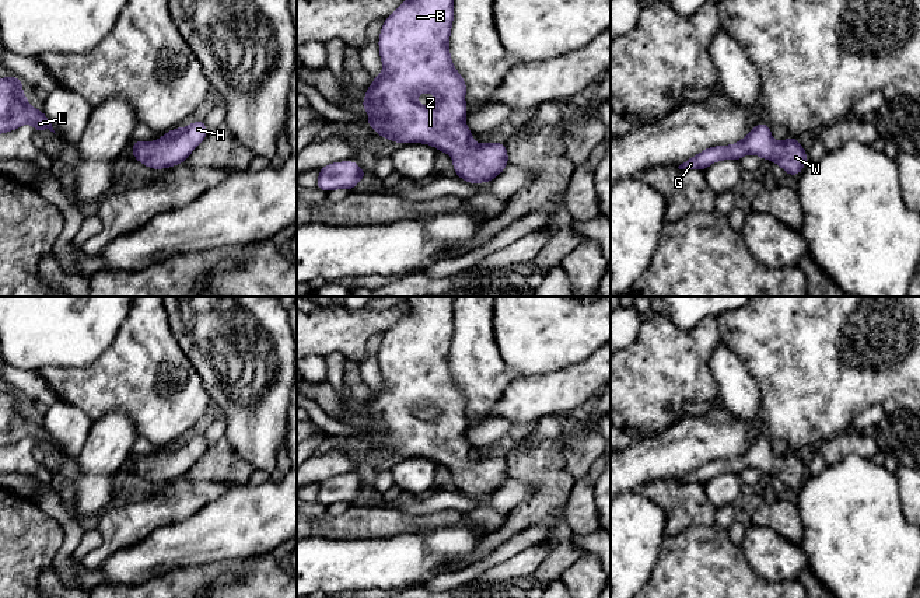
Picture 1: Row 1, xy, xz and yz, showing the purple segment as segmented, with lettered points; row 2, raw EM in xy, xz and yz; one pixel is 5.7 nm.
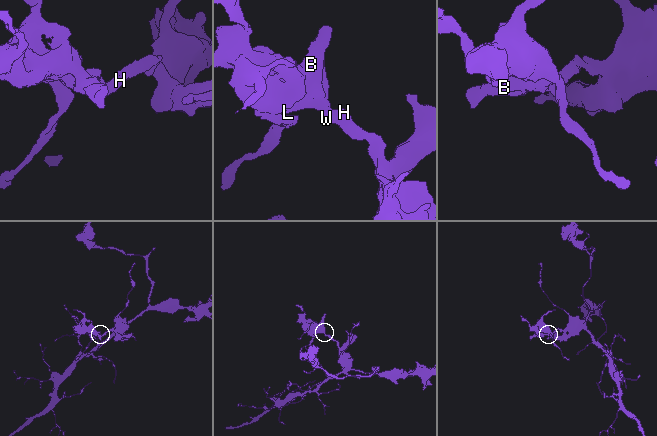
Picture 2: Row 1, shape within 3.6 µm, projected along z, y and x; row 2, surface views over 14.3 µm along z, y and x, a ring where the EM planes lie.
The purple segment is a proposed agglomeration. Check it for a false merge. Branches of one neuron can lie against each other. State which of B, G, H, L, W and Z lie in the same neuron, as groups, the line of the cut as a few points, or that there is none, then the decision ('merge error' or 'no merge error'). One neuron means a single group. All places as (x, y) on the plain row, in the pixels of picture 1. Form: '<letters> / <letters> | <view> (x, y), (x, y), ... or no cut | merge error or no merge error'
B G H L W Z | no cut | no merge error

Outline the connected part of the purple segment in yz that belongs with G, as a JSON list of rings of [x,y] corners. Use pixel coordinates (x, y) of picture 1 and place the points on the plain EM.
[[[759,437],[739,457],[706,462],[678,482],[704,485],[713,476],[720,473],[739,475],[745,468],[756,468],[760,472],[770,473],[779,478],[787,489],[795,490],[807,478],[807,465],[795,451],[790,450],[783,457],[777,457],[770,448],[770,440]]]

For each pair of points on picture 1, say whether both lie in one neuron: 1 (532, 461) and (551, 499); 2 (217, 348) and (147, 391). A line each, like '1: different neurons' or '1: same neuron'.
1: same neuron
2: different neurons

